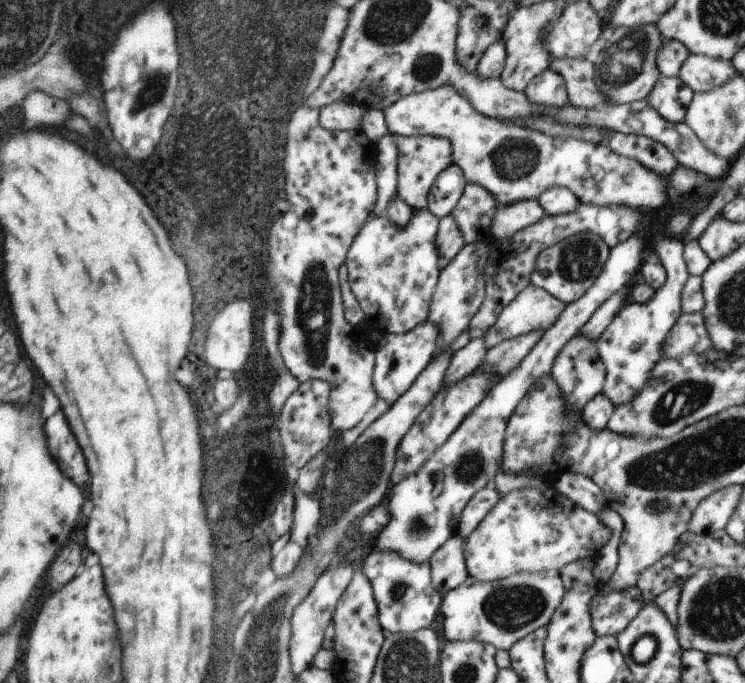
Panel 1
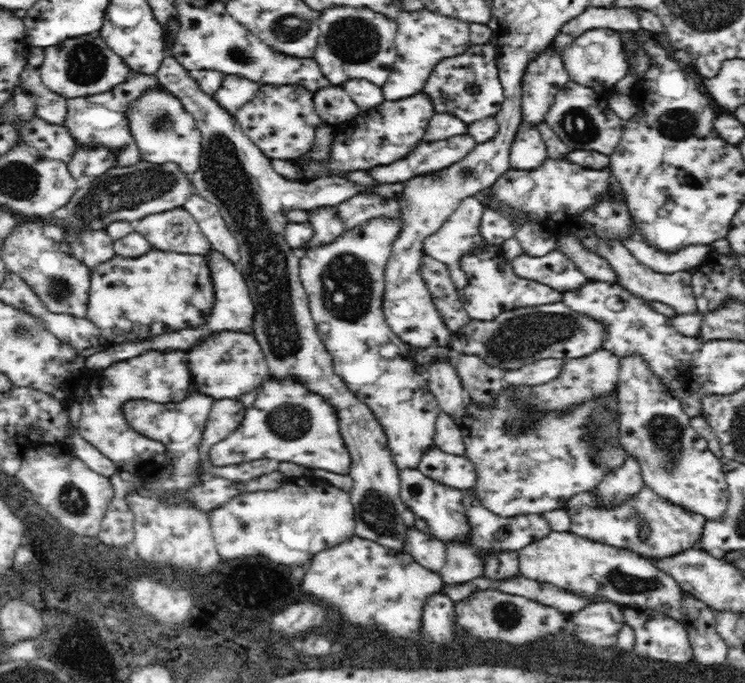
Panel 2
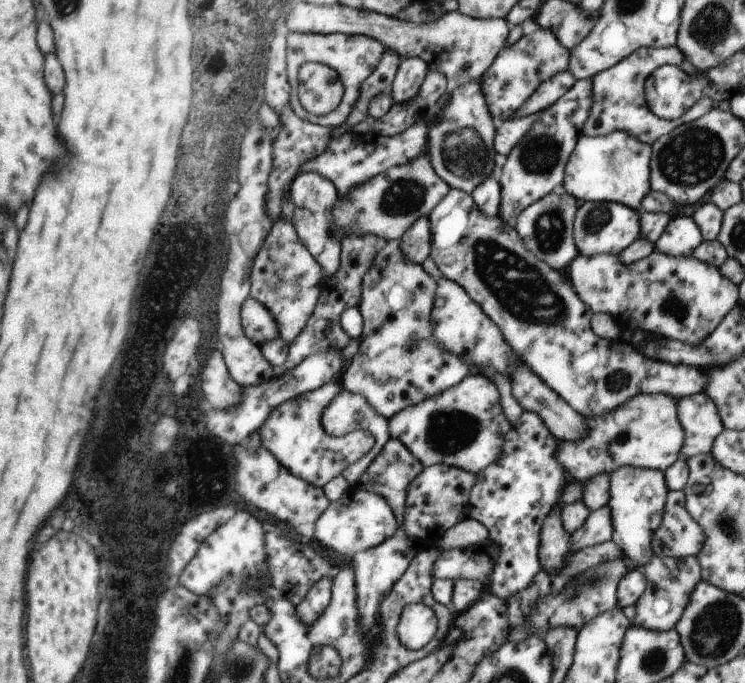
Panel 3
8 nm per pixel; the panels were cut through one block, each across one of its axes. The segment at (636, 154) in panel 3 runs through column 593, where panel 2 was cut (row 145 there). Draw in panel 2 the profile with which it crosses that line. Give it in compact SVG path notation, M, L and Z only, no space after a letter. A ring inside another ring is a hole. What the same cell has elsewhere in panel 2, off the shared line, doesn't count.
M152 86L136 98L136 102L128 104L126 110L128 128L132 138L136 140L142 162L152 164L178 164L186 176L192 176L202 166L202 132L196 128L194 116L184 108L184 104L164 86Z

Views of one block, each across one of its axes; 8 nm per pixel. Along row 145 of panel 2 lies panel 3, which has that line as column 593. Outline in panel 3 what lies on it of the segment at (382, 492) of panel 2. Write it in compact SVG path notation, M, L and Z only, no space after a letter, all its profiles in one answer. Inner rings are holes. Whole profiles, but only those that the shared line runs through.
M585 202L577 208L573 222L573 238L579 254L621 254L641 236L641 212L615 202Z

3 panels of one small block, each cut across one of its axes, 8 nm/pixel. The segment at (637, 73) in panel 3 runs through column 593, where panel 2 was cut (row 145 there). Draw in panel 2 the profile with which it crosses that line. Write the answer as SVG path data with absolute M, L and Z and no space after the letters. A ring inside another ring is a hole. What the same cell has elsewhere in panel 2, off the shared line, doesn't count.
M132 72L128 76L128 80L114 86L110 92L100 92L100 94L82 96L82 98L70 98L70 100L66 100L68 104L66 104L64 126L68 128L70 136L76 140L78 148L94 150L98 146L106 146L106 148L110 148L110 152L116 154L116 168L134 166L134 164L142 162L142 152L130 134L126 110L128 110L130 102L136 102L136 98L142 96L142 92L152 86L160 86L158 76L140 76L140 74Z

